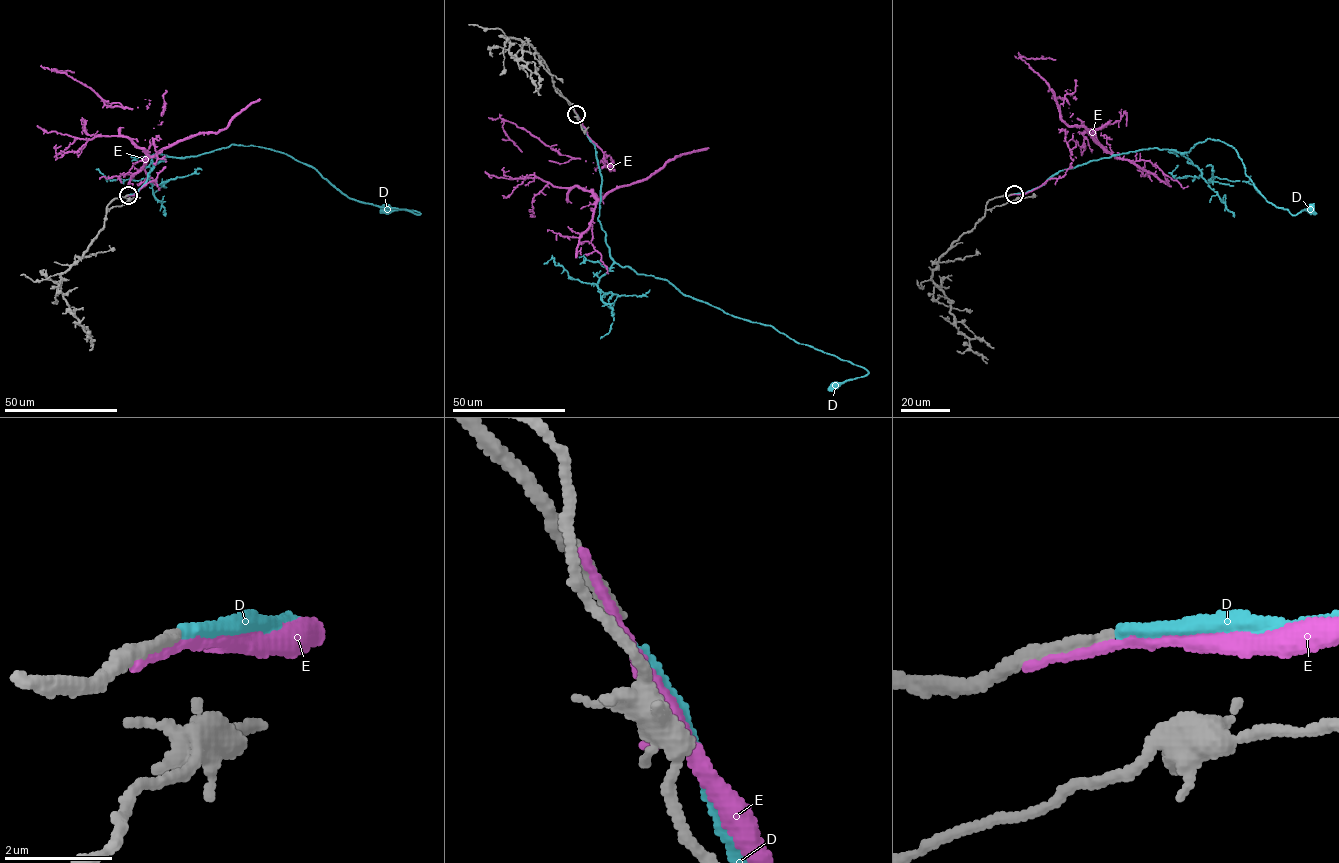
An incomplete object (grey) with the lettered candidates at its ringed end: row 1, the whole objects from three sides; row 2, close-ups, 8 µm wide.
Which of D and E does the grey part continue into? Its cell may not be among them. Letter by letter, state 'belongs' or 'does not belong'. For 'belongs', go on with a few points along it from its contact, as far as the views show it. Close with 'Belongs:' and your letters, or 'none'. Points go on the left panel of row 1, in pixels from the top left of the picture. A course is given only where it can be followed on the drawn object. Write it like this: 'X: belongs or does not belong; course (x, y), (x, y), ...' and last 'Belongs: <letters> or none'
D: belongs; course (128, 194), (146, 181), (150, 156), (195, 156), (234, 144), (291, 156), (351, 198), (420, 214), (385, 208)
E: does not belong
Belongs: D

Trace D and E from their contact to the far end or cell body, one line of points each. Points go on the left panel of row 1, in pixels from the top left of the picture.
D: (128, 194), (146, 181), (150, 156), (195, 156), (234, 144), (291, 156), (351, 198), (420, 214), (385, 208)
E: (127, 195), (155, 181), (165, 166), (153, 139), (161, 113), (109, 106), (54, 71), (74, 72)

